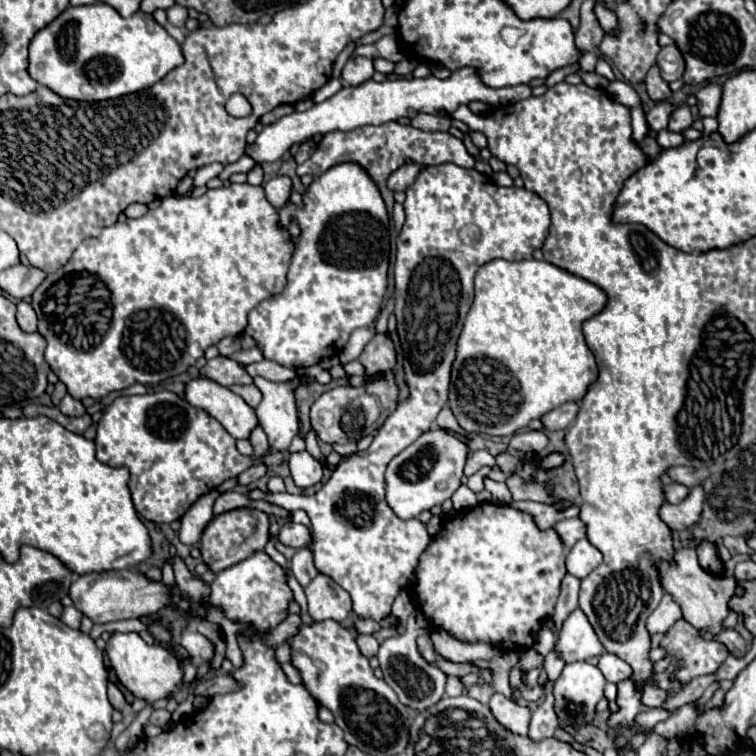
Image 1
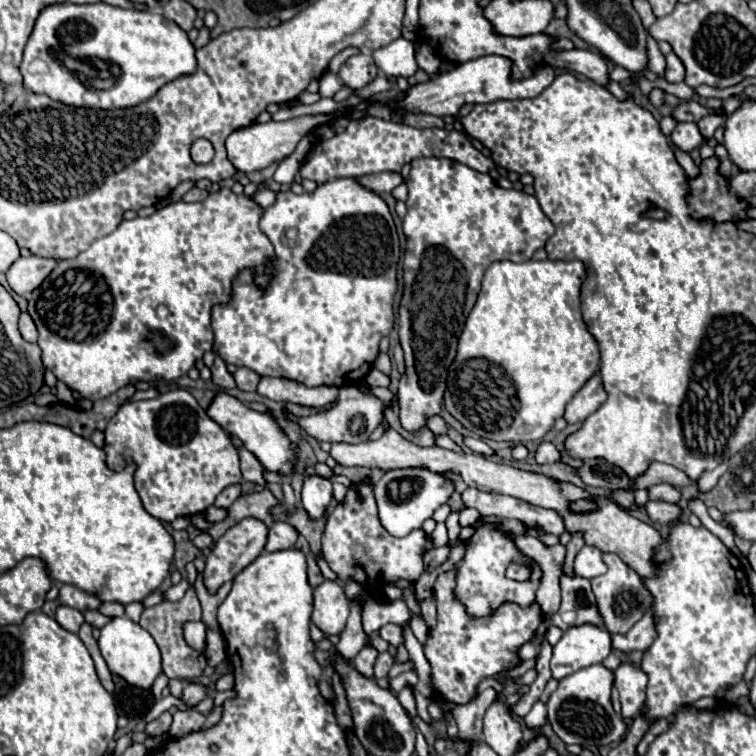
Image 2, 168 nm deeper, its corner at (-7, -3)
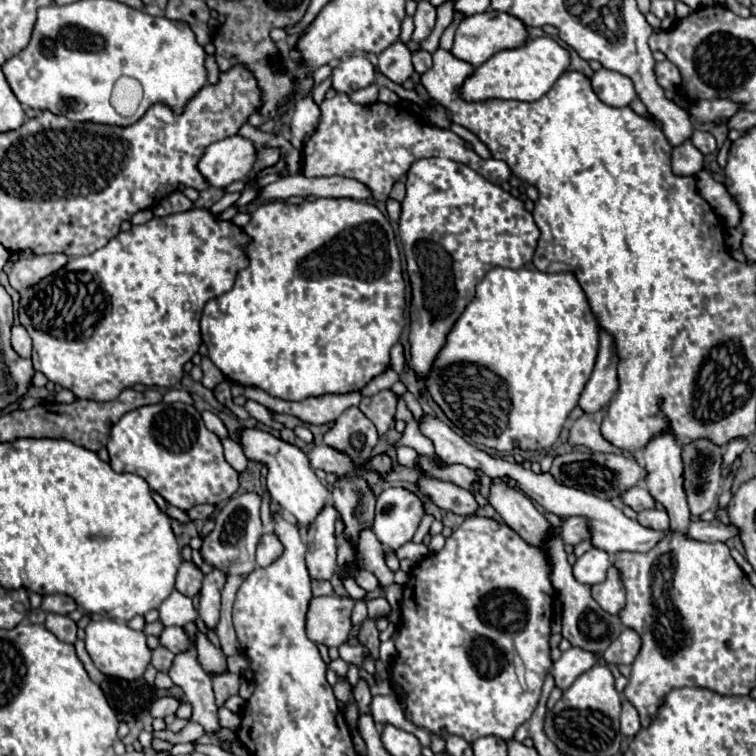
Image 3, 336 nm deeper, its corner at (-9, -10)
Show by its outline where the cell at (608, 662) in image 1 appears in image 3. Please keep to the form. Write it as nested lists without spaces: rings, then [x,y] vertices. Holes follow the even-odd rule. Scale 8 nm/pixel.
[[[628,699],[622,701],[622,713],[620,713],[620,723],[622,723],[622,733],[624,735],[636,735],[640,731],[640,719],[638,719],[638,711],[632,707],[632,703]]]

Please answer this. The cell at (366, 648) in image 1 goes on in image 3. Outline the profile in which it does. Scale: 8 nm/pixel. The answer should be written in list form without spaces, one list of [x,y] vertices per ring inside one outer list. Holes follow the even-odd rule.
[[[358,679],[356,687],[354,687],[354,697],[356,697],[356,703],[358,703],[358,709],[362,713],[368,713],[368,705],[370,705],[370,699],[372,699],[372,693],[370,693],[370,687],[364,679]]]

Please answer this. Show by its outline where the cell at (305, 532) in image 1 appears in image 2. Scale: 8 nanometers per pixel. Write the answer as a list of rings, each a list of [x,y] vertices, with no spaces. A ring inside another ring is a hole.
[[[274,522],[272,528],[268,528],[268,540],[264,550],[266,552],[278,552],[278,550],[288,550],[296,544],[298,532],[292,524],[288,522]]]

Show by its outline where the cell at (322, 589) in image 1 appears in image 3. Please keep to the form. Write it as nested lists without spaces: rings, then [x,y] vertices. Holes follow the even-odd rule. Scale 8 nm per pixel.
[[[314,597],[308,607],[306,633],[314,643],[324,643],[326,647],[340,647],[346,643],[350,633],[350,615],[356,605],[352,597]]]

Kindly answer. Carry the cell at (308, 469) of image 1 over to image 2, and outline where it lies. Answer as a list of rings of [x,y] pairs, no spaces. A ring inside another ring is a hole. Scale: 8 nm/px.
[[[308,476],[302,486],[302,506],[310,520],[318,520],[326,514],[332,502],[332,482],[320,476]]]

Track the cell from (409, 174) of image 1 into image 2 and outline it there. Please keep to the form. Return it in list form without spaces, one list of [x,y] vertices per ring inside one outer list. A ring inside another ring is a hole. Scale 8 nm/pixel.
[[[382,172],[382,174],[374,174],[374,176],[358,176],[356,180],[364,188],[368,188],[376,194],[382,194],[382,192],[392,192],[402,182],[402,176],[396,172]]]

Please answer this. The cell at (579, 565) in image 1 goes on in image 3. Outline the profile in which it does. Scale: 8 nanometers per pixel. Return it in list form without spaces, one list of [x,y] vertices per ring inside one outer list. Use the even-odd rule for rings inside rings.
[[[590,549],[582,557],[576,559],[574,563],[574,577],[580,583],[586,585],[596,585],[606,579],[606,569],[610,567],[610,557],[606,551],[600,549]]]

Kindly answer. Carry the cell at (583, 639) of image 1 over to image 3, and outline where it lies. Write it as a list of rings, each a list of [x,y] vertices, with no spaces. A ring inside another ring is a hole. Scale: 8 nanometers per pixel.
[[[570,647],[552,665],[552,675],[556,679],[556,685],[562,691],[568,689],[584,671],[592,669],[598,661],[600,661],[600,655],[594,651],[586,651],[582,647]]]

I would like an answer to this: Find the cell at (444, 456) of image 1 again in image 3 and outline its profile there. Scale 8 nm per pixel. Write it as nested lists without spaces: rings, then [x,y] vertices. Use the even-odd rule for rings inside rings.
[[[388,487],[376,497],[372,529],[384,549],[398,549],[412,541],[424,515],[426,507],[418,493],[404,487]]]

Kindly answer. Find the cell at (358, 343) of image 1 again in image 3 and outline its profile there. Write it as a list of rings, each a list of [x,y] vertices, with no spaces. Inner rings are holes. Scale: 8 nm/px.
[[[396,343],[396,345],[392,347],[392,351],[390,351],[390,367],[392,367],[396,373],[400,373],[402,367],[404,367],[404,349],[402,349],[400,343]]]

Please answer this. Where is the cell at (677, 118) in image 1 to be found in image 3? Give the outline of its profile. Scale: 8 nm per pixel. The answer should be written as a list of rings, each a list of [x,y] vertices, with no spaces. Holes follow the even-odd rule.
[[[686,139],[682,145],[672,149],[672,171],[676,175],[696,175],[702,169],[702,153]]]

